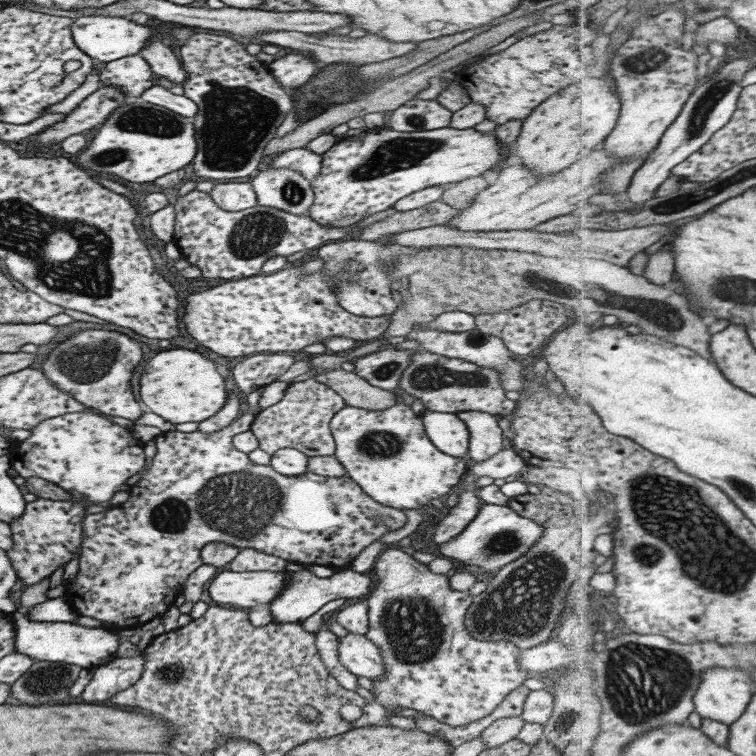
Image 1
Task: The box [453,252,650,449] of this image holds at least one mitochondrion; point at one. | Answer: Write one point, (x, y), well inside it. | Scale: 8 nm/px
(554, 286)

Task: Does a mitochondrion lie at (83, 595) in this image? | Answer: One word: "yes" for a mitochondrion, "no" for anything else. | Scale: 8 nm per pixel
no

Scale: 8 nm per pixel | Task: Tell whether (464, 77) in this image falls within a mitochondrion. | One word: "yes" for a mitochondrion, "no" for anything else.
no

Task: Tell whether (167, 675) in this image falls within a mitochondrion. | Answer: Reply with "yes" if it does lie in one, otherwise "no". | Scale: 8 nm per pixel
yes

